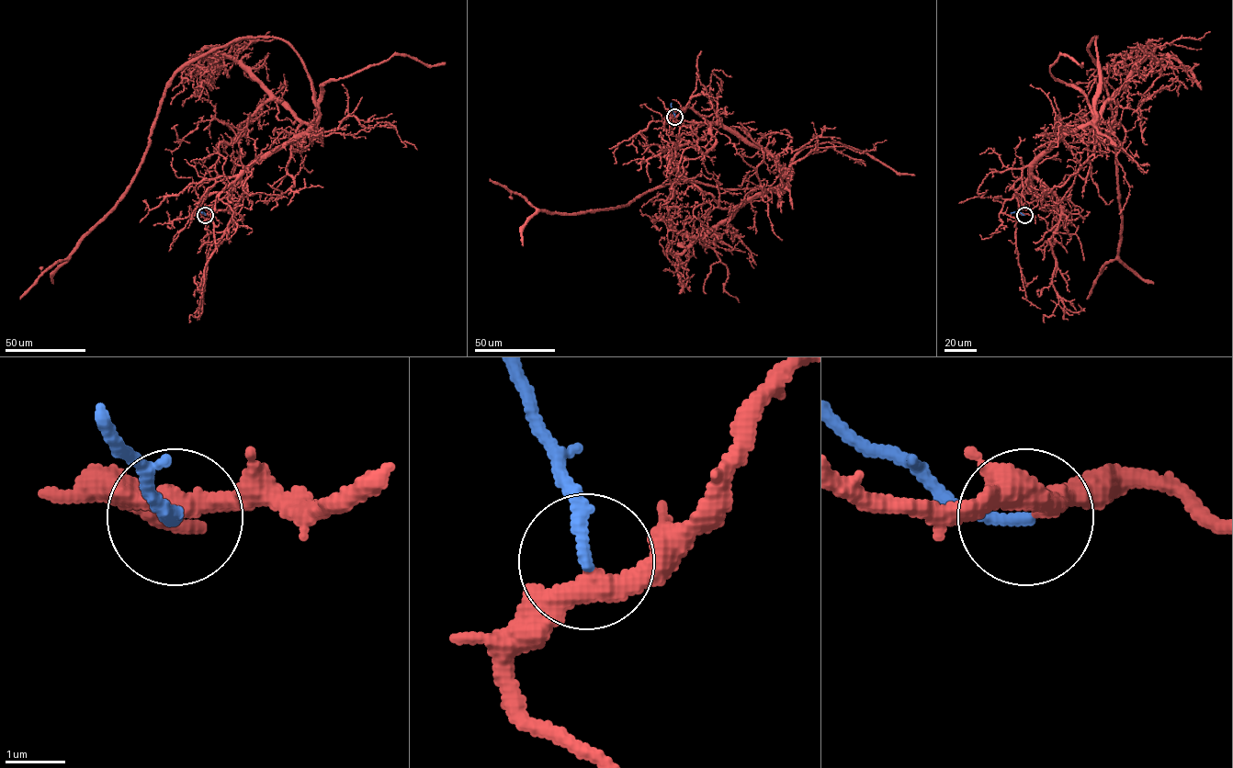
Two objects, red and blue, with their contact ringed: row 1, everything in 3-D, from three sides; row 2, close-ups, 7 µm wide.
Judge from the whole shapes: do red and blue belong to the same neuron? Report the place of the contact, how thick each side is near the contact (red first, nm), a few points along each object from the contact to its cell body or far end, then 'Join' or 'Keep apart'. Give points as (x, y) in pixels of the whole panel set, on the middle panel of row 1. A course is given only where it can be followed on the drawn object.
Place: (674, 117). Thickness 360 nm (red) against 220 nm. Course of red: (674, 117), (681, 111), (692, 107), (707, 120), (718, 123), (734, 133). Course of blue: (674, 117), (671, 103). Join

